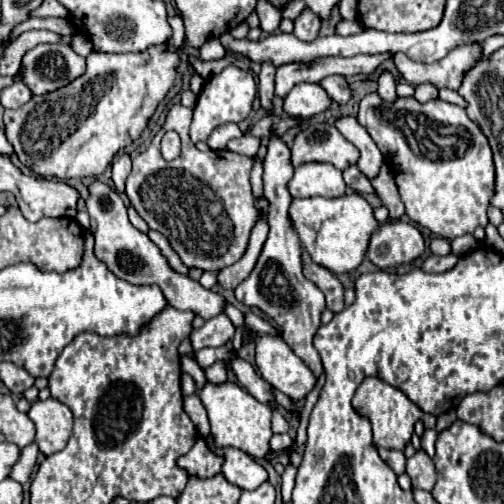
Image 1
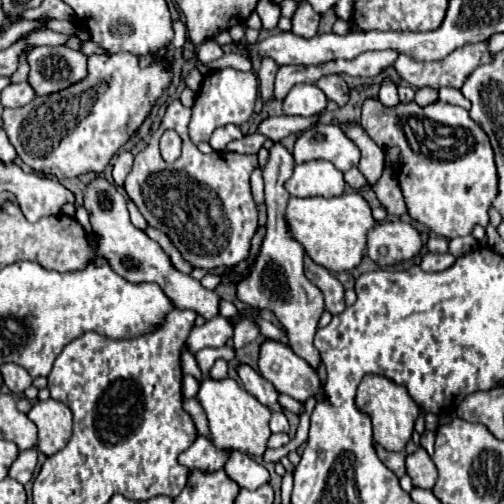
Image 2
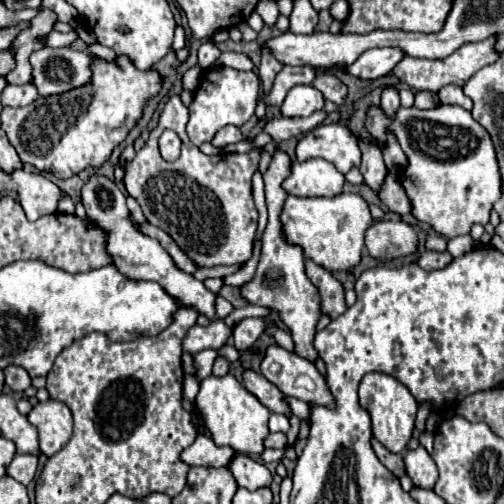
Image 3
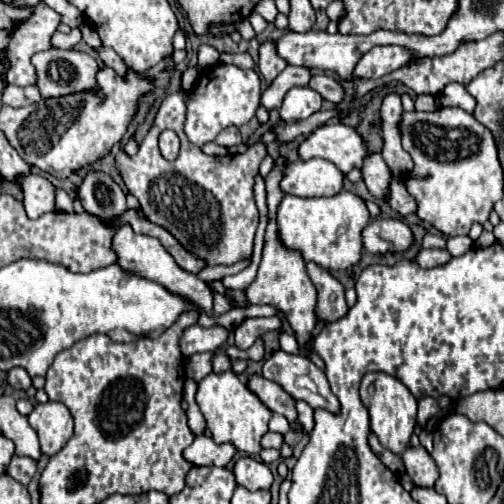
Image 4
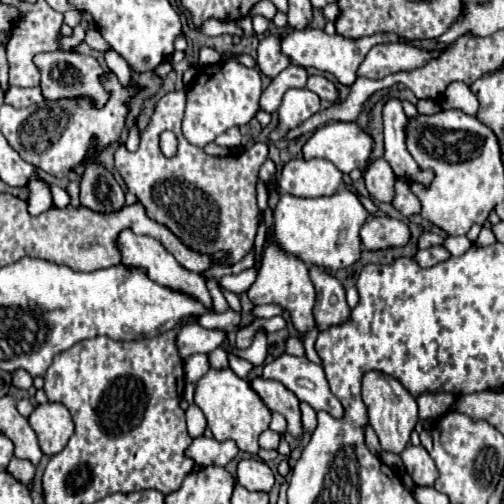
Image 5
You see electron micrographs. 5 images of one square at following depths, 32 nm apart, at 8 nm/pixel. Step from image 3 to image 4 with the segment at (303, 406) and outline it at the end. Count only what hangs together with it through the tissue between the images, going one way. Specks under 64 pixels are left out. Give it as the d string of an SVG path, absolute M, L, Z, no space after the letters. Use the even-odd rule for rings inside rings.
M297 400L296 408L298 412L298 420L303 427L312 427L314 410L304 401Z

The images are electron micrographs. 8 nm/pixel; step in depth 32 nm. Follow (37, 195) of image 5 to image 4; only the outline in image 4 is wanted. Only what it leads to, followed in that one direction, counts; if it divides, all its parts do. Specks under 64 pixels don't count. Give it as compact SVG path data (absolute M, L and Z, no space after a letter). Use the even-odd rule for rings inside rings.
M18 174L14 182L22 190L22 204L30 220L36 220L38 216L46 212L54 212L54 200L56 200L56 188L52 182L48 182L40 174Z

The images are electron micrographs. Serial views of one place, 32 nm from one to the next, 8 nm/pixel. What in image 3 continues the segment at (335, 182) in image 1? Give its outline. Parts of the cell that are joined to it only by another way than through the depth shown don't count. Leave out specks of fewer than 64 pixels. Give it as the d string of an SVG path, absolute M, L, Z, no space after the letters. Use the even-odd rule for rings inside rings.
M312 158L294 162L292 174L284 180L284 190L292 196L338 196L344 188L344 174L332 162Z

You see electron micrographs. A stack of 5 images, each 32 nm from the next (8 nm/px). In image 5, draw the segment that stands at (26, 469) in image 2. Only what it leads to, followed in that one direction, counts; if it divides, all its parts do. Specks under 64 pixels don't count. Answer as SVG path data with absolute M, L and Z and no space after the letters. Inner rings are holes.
M12 458L10 464L8 464L8 472L22 484L28 484L34 478L34 470L36 470L36 466L30 460Z

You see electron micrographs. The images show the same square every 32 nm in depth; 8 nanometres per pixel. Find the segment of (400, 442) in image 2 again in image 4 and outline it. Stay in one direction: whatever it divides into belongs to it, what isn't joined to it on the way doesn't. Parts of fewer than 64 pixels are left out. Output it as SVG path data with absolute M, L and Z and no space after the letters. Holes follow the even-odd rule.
M370 372L362 378L360 398L370 412L370 428L378 436L380 444L394 454L402 454L408 448L416 426L416 398L404 384L400 384L400 380L384 372Z

